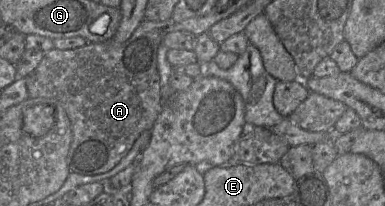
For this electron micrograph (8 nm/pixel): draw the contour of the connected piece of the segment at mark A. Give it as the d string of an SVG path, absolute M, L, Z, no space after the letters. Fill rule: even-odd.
M200 16L185 19L182 21L175 21L173 19L168 19L166 21L151 21L144 19L135 31L130 35L130 37L122 43L116 43L114 41L104 41L104 42L92 42L86 45L74 49L50 49L44 53L44 56L38 66L27 76L24 77L28 94L30 98L51 98L57 100L61 103L65 109L68 118L71 123L72 131L72 141L68 152L68 168L70 172L78 173L81 175L98 175L101 173L106 173L114 168L121 159L130 151L134 142L139 137L139 135L144 131L151 131L155 120L162 110L162 97L161 97L161 87L160 87L160 76L157 66L157 50L162 42L163 37L175 31L190 31L195 35L200 35L204 32L208 32L209 29L214 25L212 21L207 21L207 19L213 16Z

